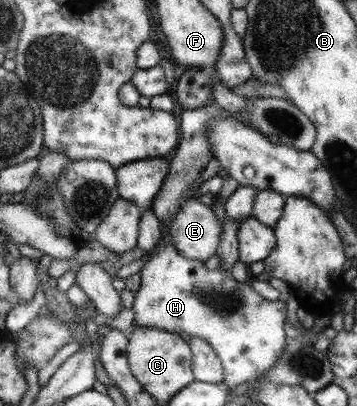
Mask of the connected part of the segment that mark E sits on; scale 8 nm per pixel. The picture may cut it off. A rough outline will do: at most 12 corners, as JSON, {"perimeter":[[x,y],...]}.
{"perimeter":[[190,197],[169,231],[179,255],[202,263],[216,253],[222,223]]}

